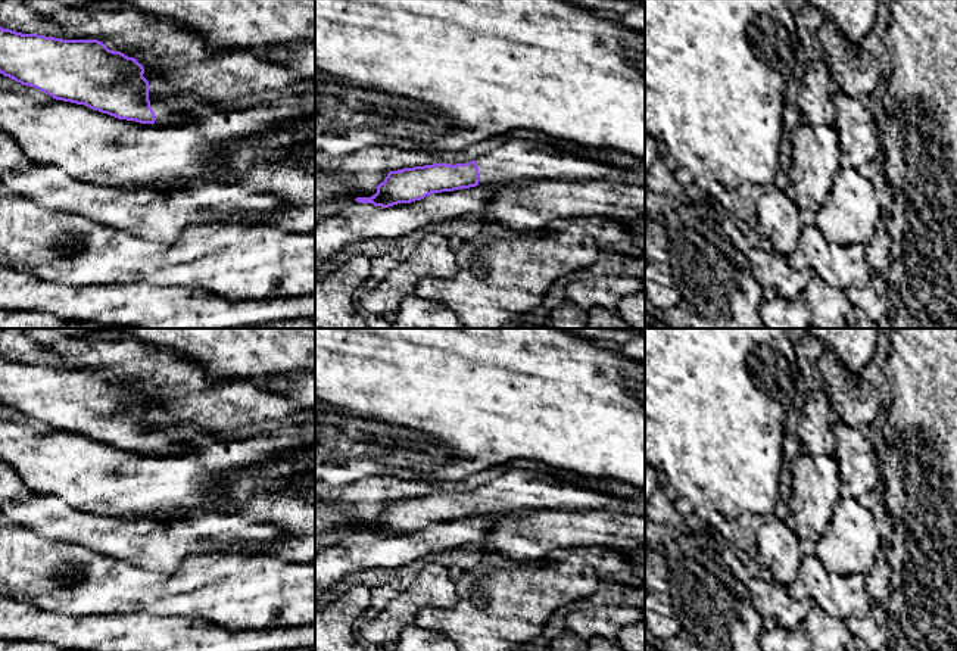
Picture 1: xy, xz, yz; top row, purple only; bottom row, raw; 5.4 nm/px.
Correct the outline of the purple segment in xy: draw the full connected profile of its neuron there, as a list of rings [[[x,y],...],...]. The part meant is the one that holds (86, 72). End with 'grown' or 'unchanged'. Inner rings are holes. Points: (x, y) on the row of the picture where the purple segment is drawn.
[[[0,27],[0,74],[56,100],[84,105],[118,119],[187,130],[200,127],[197,119],[166,106],[165,97],[171,94],[158,75],[147,72],[137,59],[109,50],[99,40],[62,40]]] | grown

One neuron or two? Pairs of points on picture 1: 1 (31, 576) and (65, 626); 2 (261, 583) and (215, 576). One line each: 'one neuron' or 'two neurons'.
1: two neurons
2: one neuron

